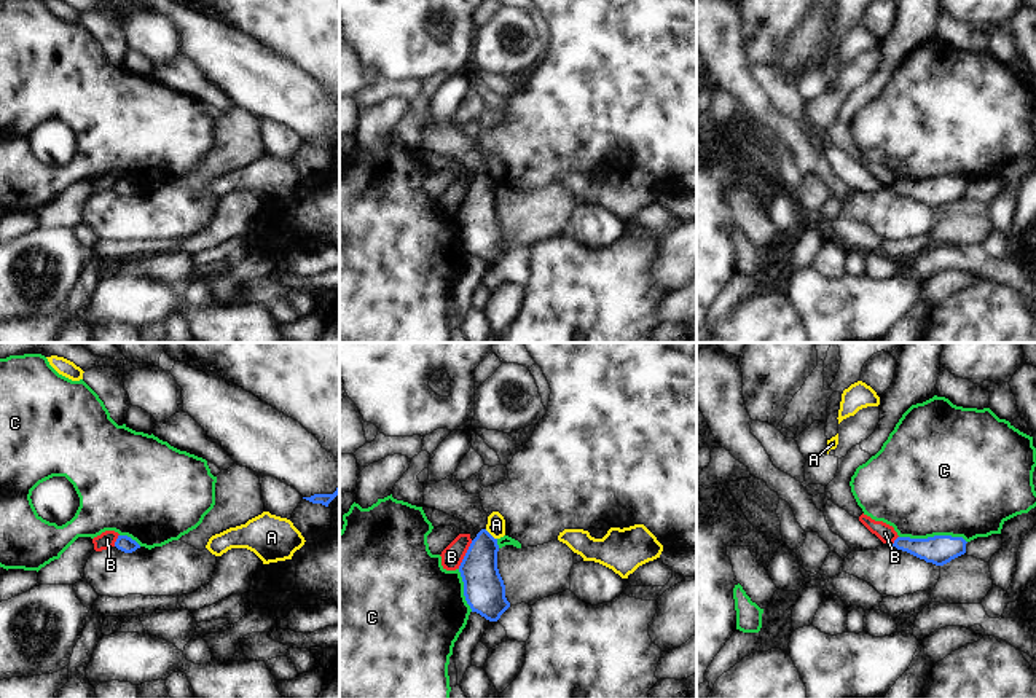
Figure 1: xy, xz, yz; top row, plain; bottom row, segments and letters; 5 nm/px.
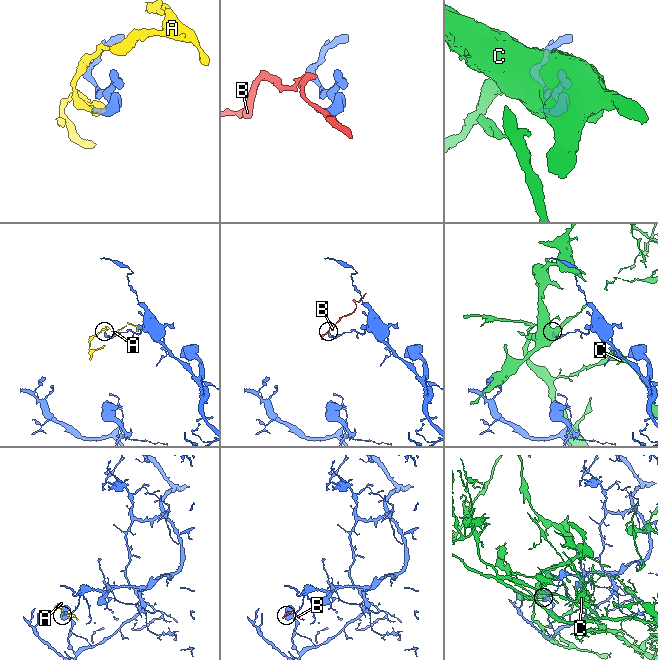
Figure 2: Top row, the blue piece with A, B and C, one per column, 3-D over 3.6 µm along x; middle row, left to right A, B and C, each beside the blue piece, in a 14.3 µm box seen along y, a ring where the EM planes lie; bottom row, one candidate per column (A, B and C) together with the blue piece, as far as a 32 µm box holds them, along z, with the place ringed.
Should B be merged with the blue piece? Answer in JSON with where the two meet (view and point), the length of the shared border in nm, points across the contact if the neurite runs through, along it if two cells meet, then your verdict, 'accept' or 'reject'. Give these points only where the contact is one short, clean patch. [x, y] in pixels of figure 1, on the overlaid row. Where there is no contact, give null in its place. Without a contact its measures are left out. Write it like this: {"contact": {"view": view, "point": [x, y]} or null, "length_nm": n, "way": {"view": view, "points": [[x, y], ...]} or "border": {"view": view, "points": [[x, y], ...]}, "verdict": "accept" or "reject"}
{"contact": {"view": "xz", "point": [466, 555]}, "length_nm": 160, "border": {"view": "xz", "points": [[472, 541], [458, 568]]}, "verdict": "reject"}

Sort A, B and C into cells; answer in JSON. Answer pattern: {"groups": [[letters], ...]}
{"groups": [["A"], ["B"], ["C"]]}

